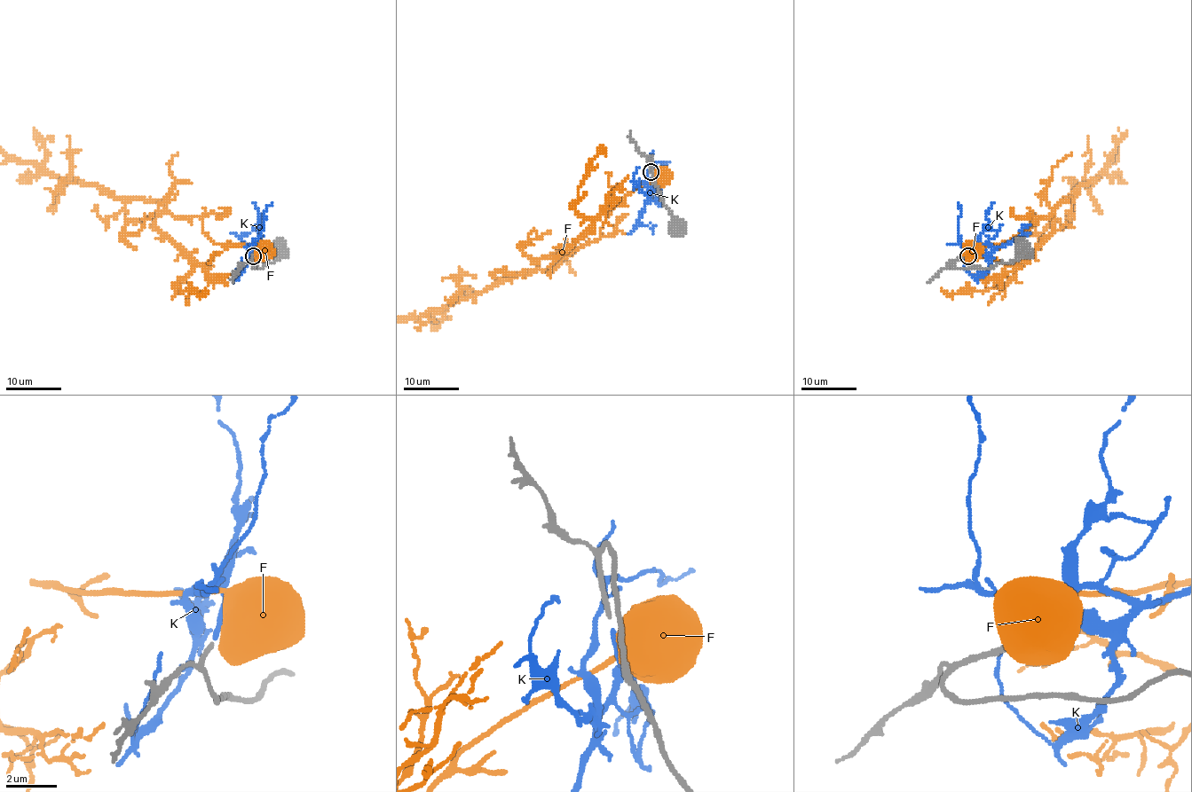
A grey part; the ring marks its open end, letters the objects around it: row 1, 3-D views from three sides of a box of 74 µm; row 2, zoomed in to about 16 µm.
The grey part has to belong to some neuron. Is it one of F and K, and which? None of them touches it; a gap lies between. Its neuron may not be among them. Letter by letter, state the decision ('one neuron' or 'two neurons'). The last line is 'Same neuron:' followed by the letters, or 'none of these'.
F: two neurons
K: one neuron
Same neuron: K

